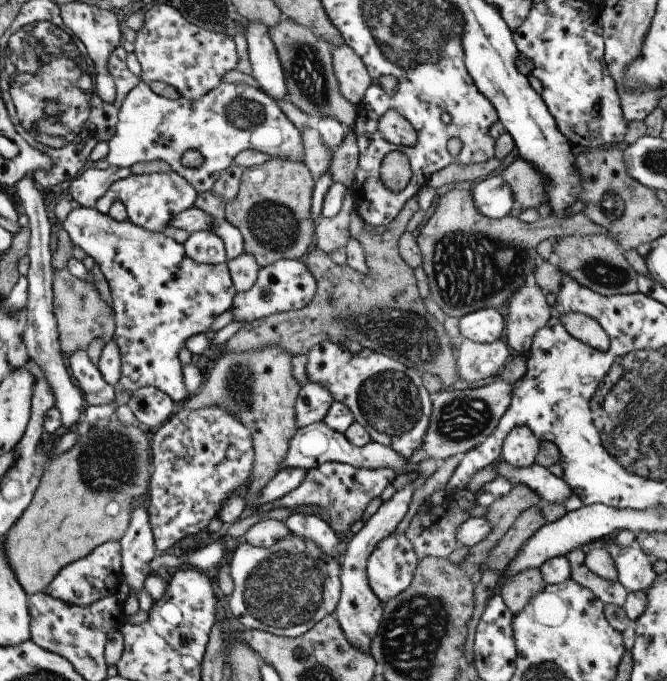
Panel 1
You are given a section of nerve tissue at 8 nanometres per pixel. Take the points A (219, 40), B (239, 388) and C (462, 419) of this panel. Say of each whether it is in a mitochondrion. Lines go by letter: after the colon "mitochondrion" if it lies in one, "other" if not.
A: other
B: mitochondrion
C: mitochondrion

